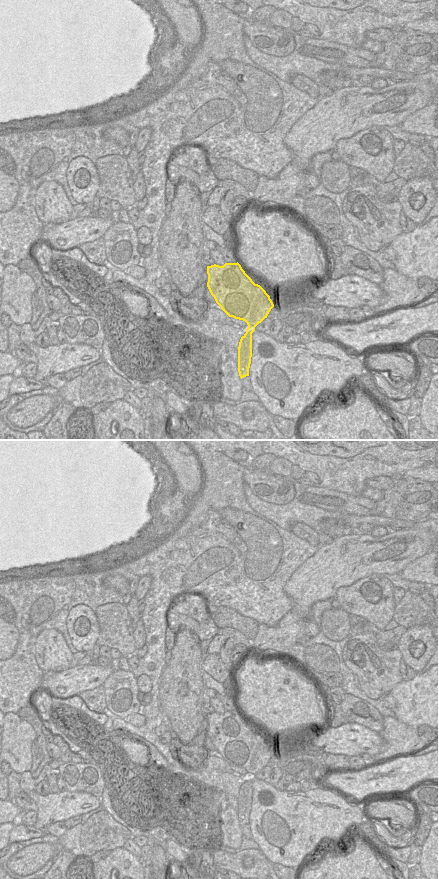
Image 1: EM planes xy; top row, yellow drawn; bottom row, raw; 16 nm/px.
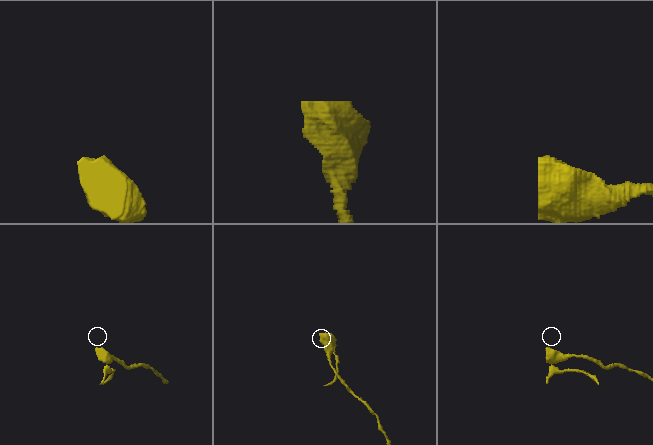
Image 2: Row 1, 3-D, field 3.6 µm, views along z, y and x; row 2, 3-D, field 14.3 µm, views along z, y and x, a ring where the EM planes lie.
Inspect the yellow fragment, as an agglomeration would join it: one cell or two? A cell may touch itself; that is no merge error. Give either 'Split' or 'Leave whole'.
Split

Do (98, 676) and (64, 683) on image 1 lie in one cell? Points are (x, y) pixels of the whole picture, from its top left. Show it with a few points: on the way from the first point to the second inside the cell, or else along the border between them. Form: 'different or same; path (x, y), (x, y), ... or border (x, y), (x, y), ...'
same; path (90, 676), (72, 681)

